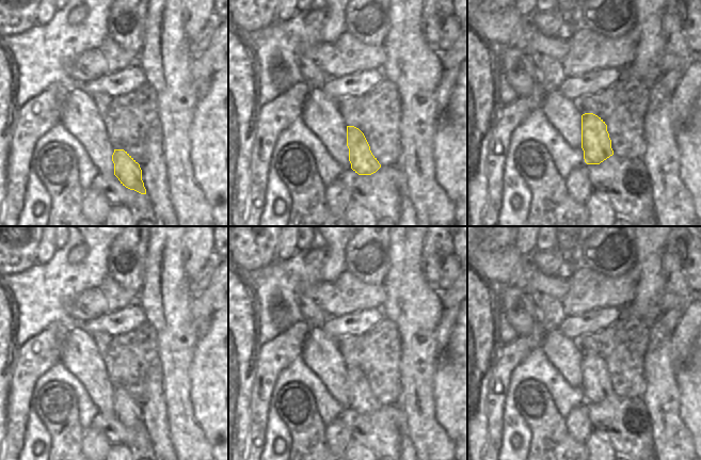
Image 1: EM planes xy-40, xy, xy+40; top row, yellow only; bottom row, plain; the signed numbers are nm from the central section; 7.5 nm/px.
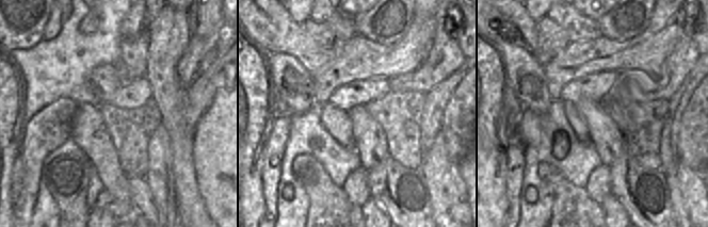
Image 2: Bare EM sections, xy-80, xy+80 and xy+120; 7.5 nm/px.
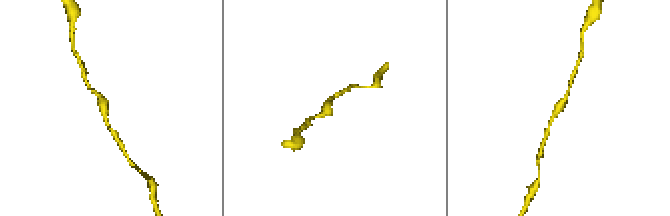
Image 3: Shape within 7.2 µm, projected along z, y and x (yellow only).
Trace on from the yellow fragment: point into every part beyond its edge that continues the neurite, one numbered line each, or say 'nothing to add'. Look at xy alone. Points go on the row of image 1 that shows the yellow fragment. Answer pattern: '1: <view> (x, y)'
nothing to add

